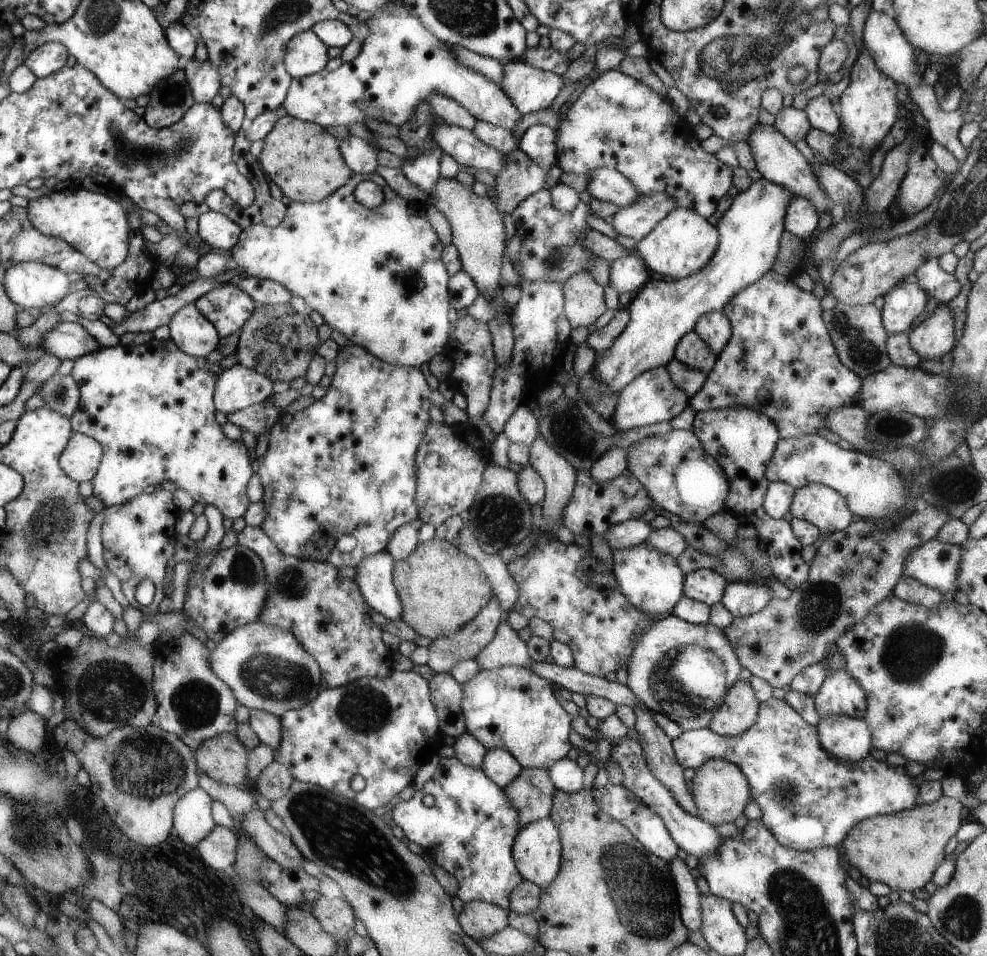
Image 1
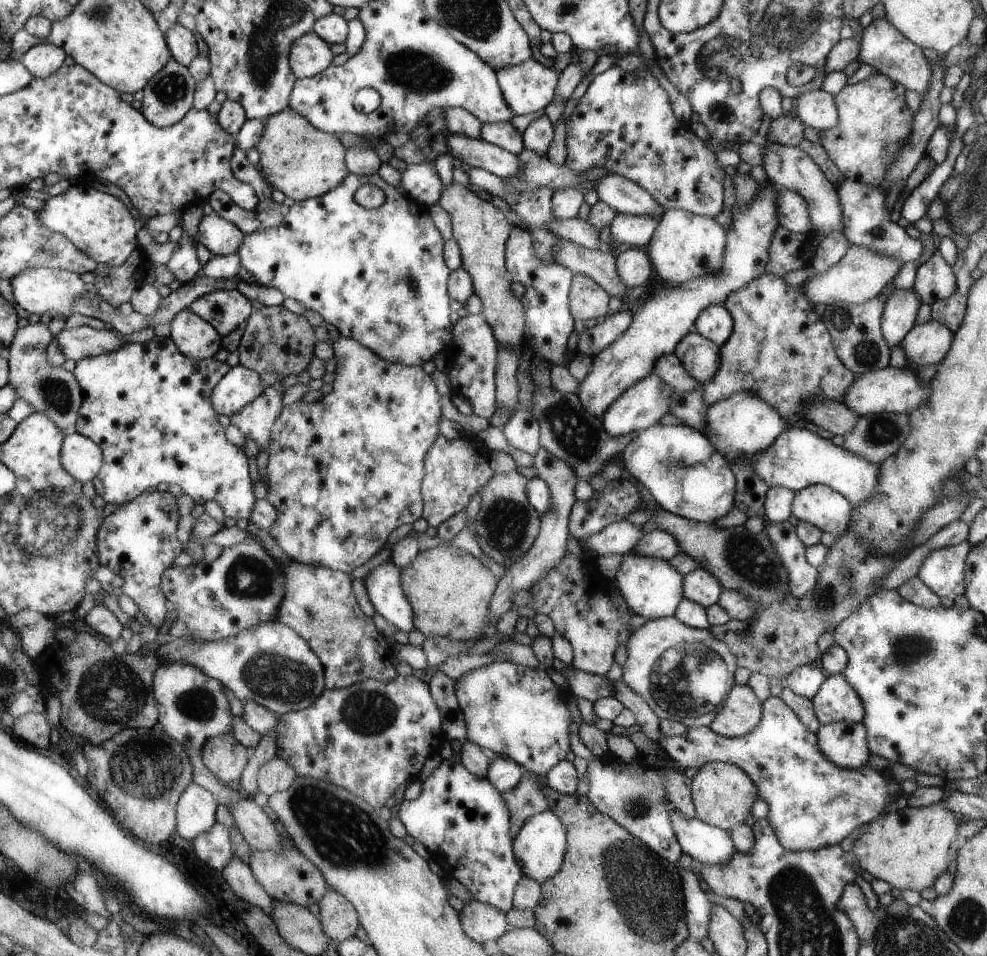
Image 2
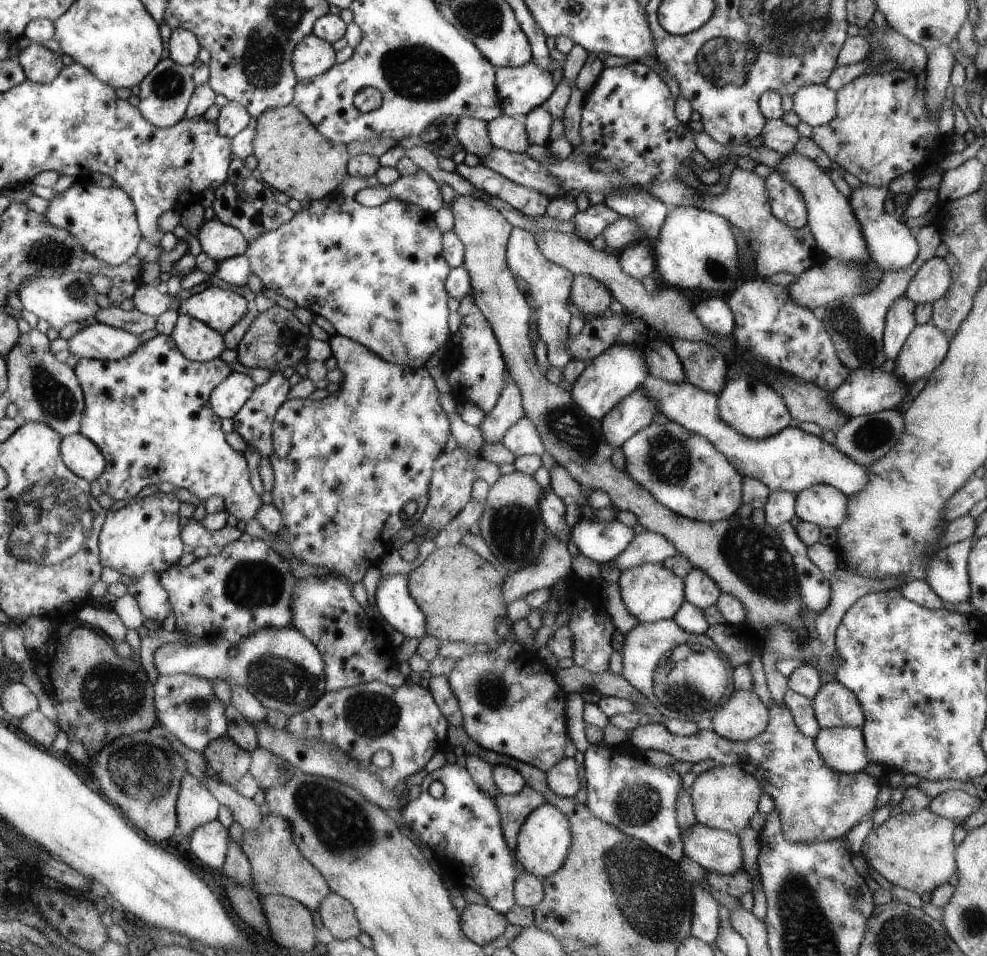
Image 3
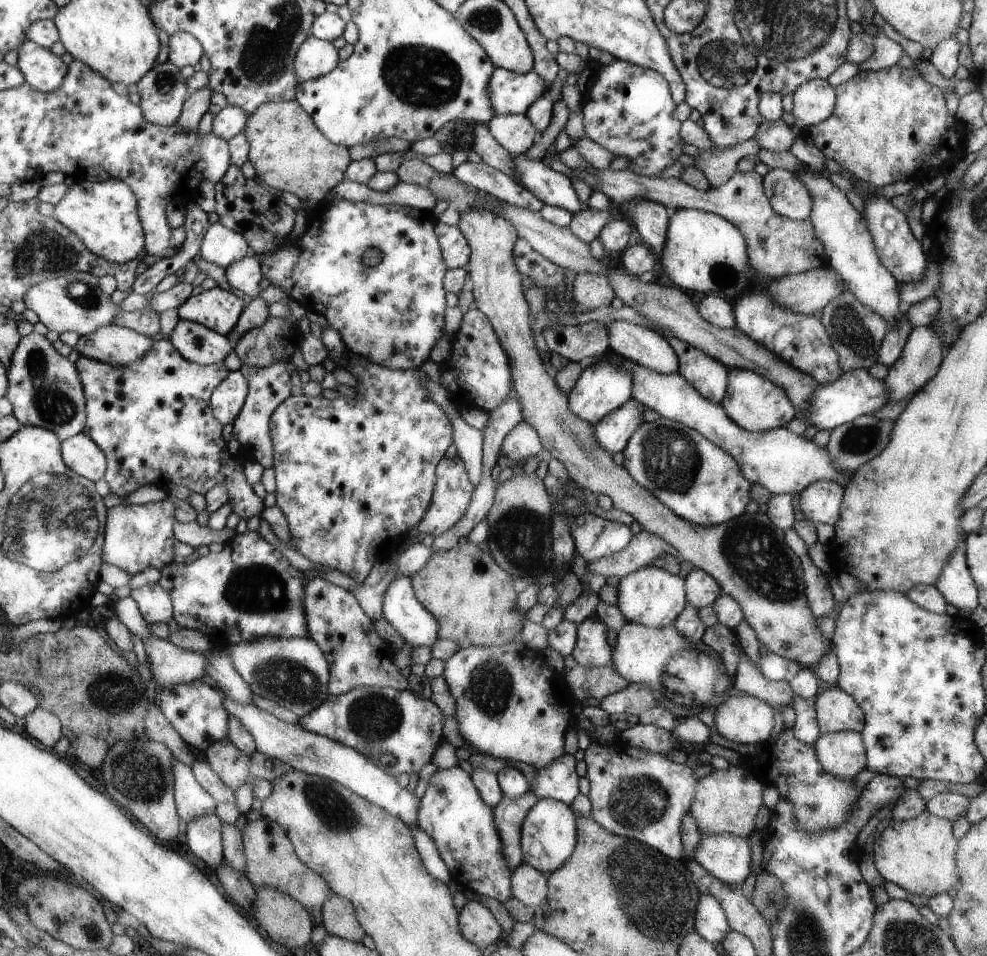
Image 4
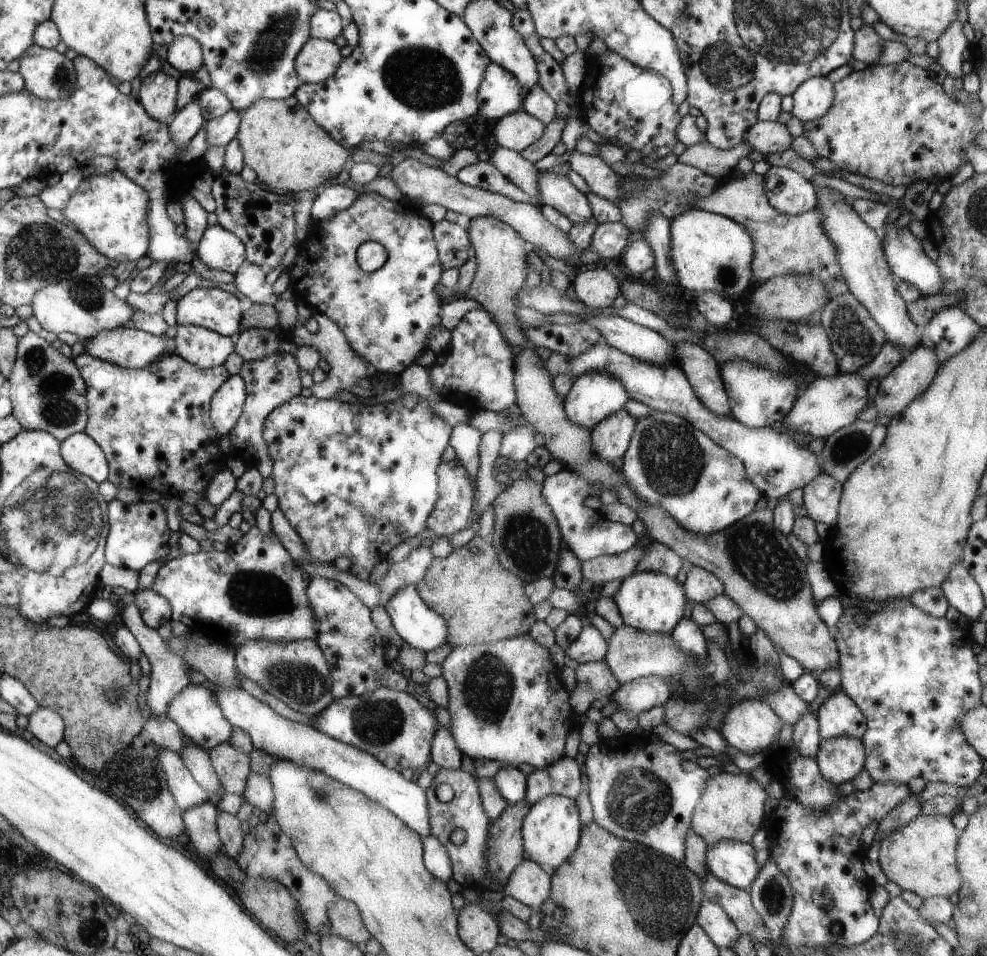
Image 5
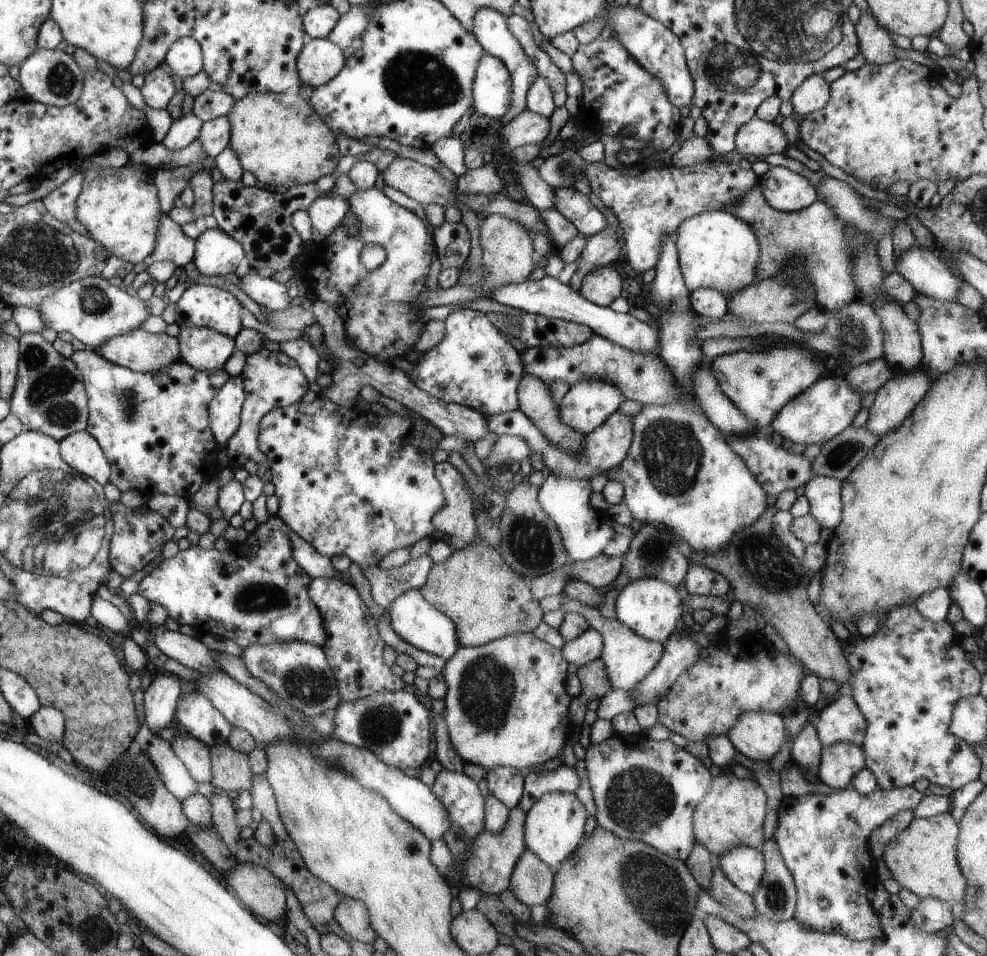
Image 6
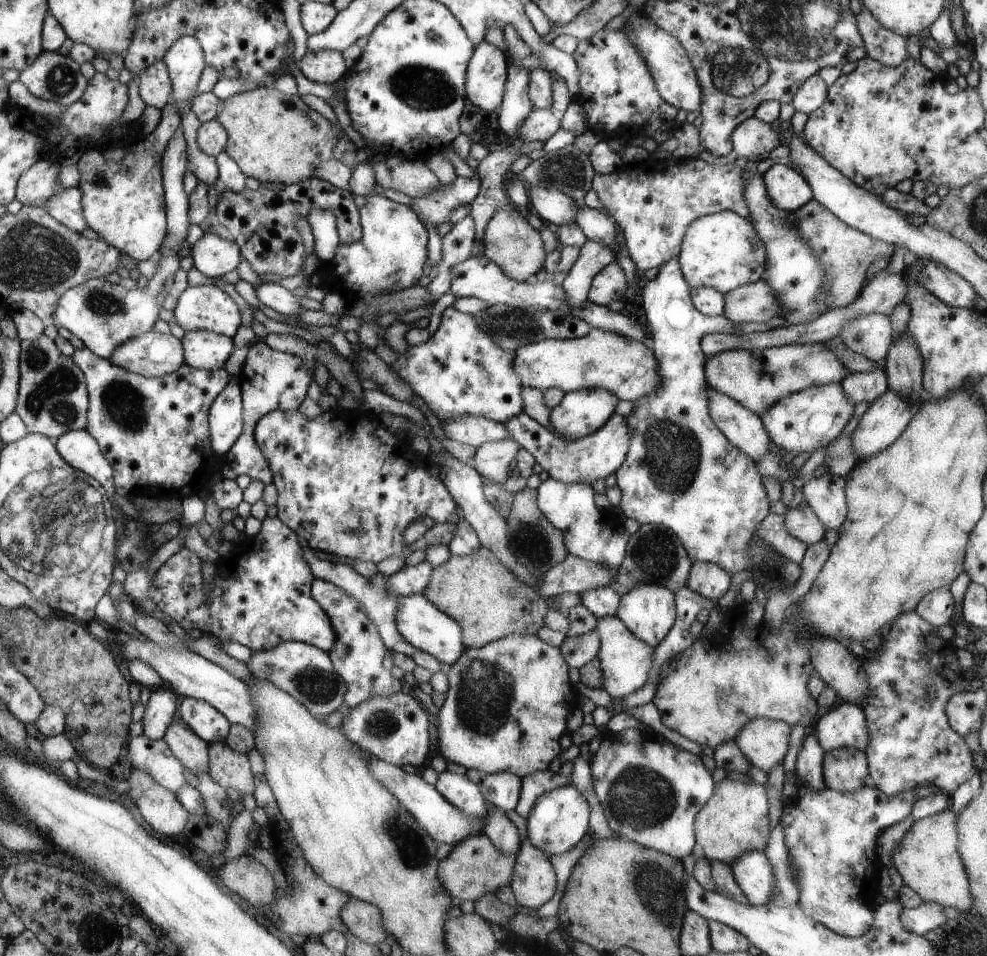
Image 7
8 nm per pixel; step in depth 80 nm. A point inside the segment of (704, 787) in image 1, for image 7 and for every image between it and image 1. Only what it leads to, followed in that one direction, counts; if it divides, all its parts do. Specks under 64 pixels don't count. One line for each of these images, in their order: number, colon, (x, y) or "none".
2: (723, 793)
3: (725, 797)
4: (727, 801)
5: (732, 806)
6: (732, 814)
7: (734, 821)

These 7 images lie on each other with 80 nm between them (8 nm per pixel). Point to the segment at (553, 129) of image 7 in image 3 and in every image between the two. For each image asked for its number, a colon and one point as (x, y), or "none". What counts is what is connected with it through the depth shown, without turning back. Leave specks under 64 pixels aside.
3: (505, 132)
4: (516, 133)
5: (517, 131)
6: (529, 128)

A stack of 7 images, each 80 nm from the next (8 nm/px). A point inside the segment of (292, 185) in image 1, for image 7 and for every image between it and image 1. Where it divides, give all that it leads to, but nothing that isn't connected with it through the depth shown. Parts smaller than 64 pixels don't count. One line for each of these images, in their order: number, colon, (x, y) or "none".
2: (296, 157)
3: (295, 158)
4: (290, 154)
5: (288, 150)
6: (279, 138)
7: (274, 137)

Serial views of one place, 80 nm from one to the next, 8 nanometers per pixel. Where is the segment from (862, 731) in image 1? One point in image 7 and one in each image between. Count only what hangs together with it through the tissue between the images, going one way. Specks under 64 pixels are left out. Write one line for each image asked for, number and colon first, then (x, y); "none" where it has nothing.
2: (845, 744)
3: (843, 749)
4: (842, 754)
5: (840, 759)
6: (839, 764)
7: (846, 770)

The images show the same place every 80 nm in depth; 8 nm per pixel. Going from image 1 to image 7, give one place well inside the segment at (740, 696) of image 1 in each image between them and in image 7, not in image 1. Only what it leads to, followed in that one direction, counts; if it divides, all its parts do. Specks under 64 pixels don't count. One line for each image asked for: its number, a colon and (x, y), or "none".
2: (741, 712)
3: (741, 716)
4: (743, 719)
5: (752, 726)
6: (758, 736)
7: (764, 742)

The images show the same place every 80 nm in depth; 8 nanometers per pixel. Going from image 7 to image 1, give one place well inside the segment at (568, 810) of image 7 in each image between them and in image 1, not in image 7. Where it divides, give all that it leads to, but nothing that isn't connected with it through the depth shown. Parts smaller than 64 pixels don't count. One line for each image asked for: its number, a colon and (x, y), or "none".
1: (537, 850)
2: (540, 845)
3: (543, 845)
4: (549, 834)
5: (551, 831)
6: (554, 828)

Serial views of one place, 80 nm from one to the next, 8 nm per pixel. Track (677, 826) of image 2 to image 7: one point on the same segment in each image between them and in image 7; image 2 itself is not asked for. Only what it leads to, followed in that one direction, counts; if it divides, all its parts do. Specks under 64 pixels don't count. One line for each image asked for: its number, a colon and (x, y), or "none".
3: (716, 850)
4: (728, 858)
5: (733, 862)
6: (745, 867)
7: (753, 873)

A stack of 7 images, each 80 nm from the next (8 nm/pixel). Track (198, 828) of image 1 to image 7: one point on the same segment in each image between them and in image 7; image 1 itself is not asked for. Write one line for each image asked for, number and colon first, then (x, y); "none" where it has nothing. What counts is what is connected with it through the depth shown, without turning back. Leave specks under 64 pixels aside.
2: (196, 808)
3: (197, 806)
4: (191, 800)
5: (187, 792)
6: (177, 779)
7: (154, 756)

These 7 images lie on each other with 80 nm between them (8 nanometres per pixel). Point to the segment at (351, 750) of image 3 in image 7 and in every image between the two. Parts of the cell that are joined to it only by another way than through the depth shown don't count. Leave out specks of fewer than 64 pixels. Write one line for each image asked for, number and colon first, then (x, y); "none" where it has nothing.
4: (375, 720)
5: (393, 726)
6: (393, 725)
7: (394, 728)

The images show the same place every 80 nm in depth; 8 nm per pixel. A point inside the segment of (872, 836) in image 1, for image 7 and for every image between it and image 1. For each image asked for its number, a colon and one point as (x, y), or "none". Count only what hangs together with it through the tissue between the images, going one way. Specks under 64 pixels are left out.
2: (909, 849)
3: (915, 851)
4: (919, 855)
5: (921, 857)
6: (923, 858)
7: (927, 859)

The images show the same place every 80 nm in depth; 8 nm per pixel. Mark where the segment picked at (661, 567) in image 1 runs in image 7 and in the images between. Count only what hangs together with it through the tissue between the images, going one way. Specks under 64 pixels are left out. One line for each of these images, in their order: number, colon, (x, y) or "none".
2: (652, 587)
3: (651, 592)
4: (652, 597)
5: (652, 602)
6: (651, 607)
7: (649, 610)

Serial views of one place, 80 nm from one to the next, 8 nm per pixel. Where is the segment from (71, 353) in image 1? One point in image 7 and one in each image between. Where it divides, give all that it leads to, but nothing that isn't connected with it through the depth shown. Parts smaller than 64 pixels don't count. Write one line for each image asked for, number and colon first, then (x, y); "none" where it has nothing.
2: (78, 342)
3: (98, 341)
4: (113, 344)
5: (126, 347)
6: (139, 351)
7: (152, 354)

